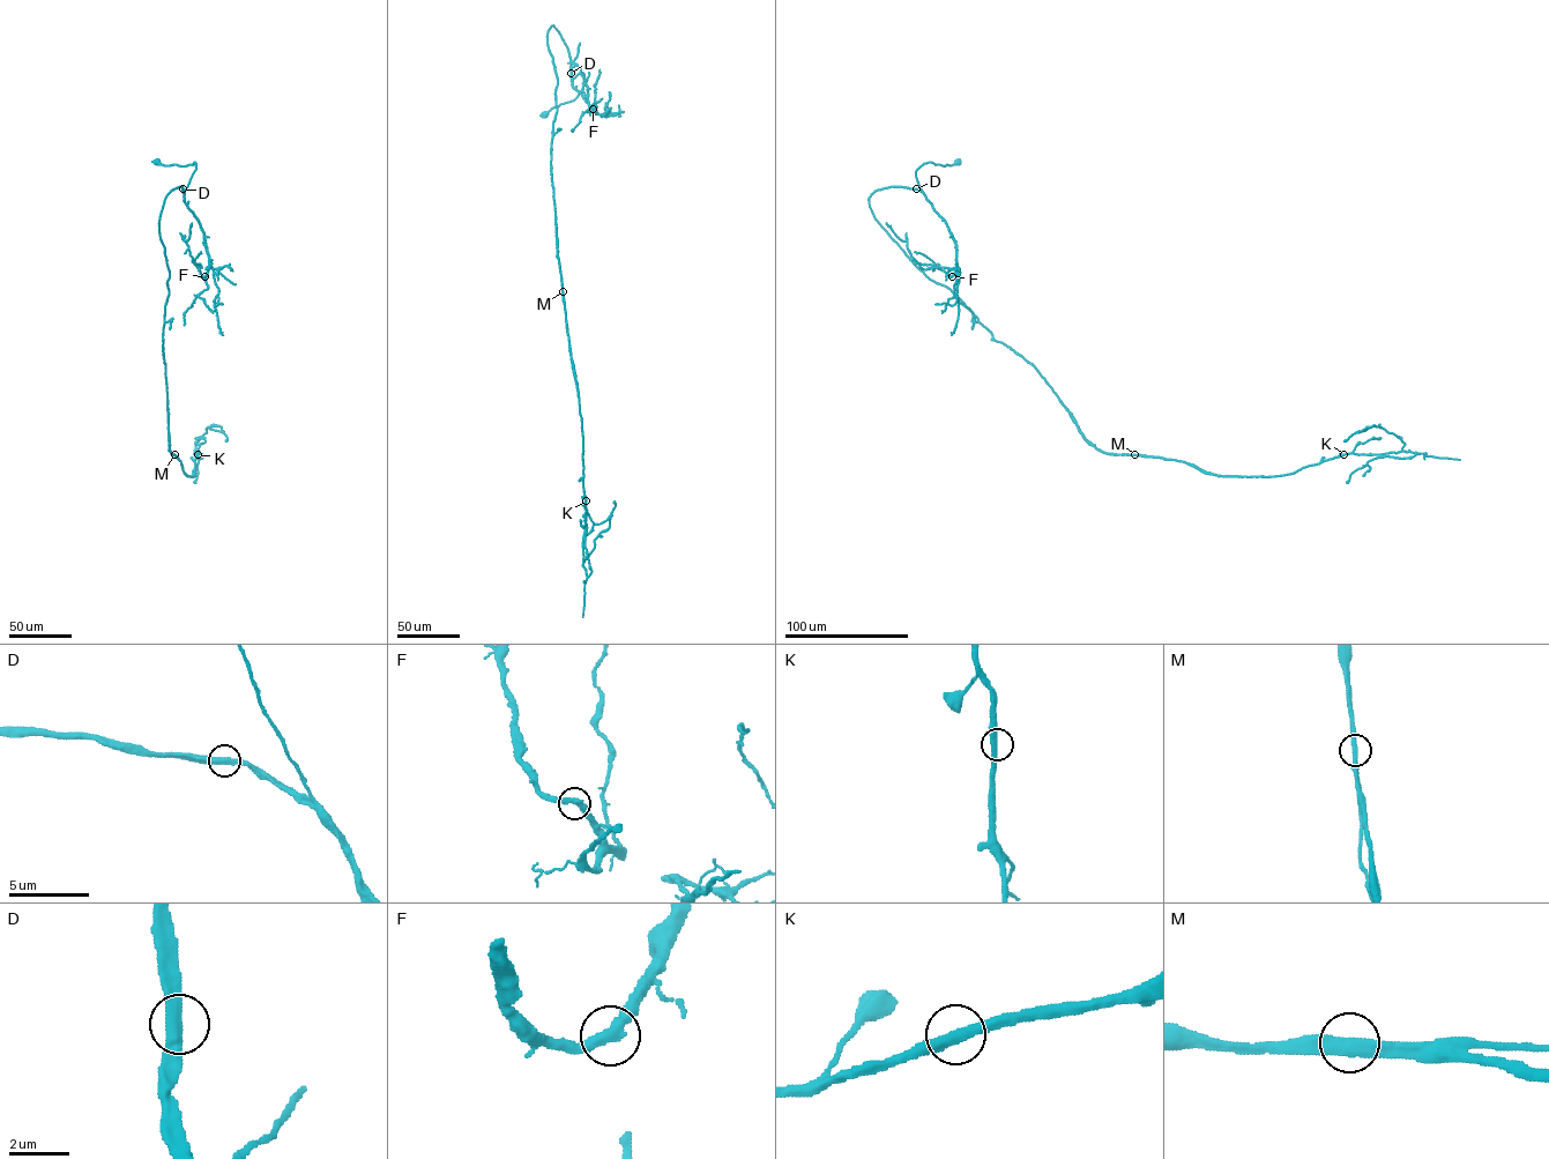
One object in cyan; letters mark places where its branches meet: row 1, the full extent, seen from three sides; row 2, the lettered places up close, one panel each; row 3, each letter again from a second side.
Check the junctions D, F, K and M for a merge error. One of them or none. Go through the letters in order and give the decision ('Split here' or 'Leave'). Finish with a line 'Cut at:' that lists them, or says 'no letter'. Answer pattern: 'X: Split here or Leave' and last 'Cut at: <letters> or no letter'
D: Leave
F: Leave
K: Leave
M: Split here
Cut at: M

